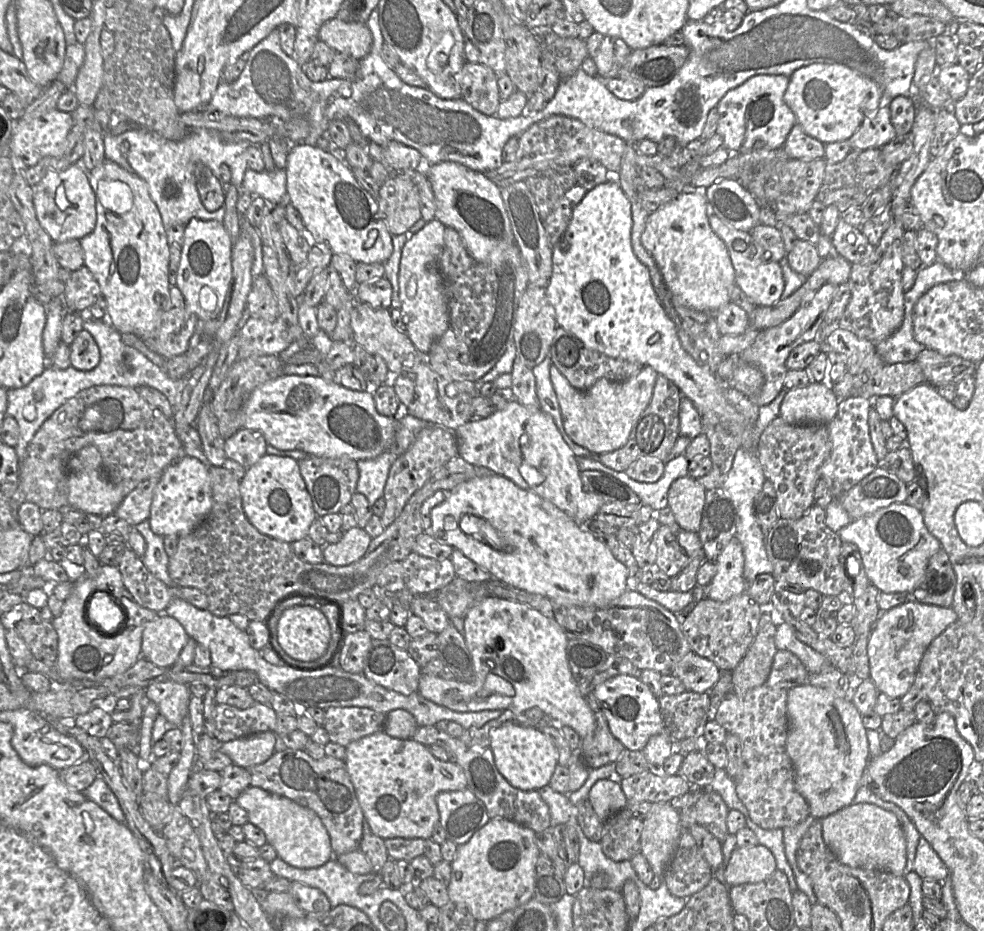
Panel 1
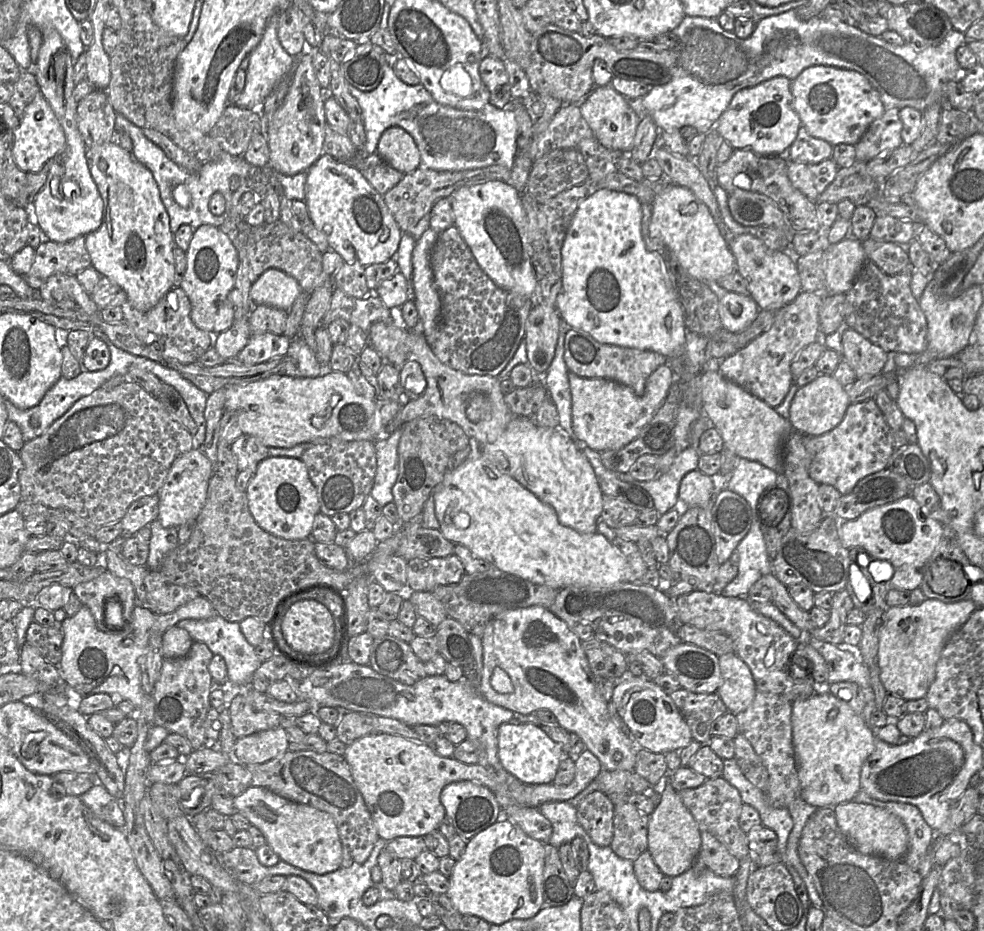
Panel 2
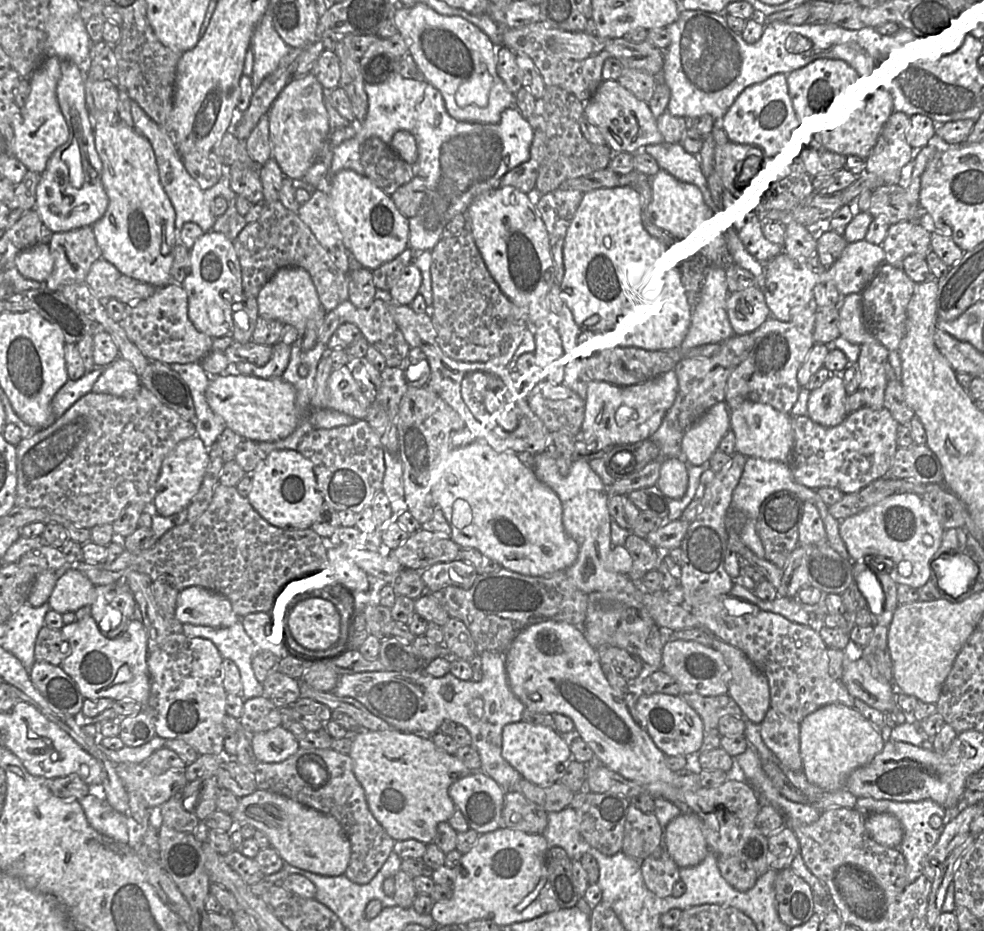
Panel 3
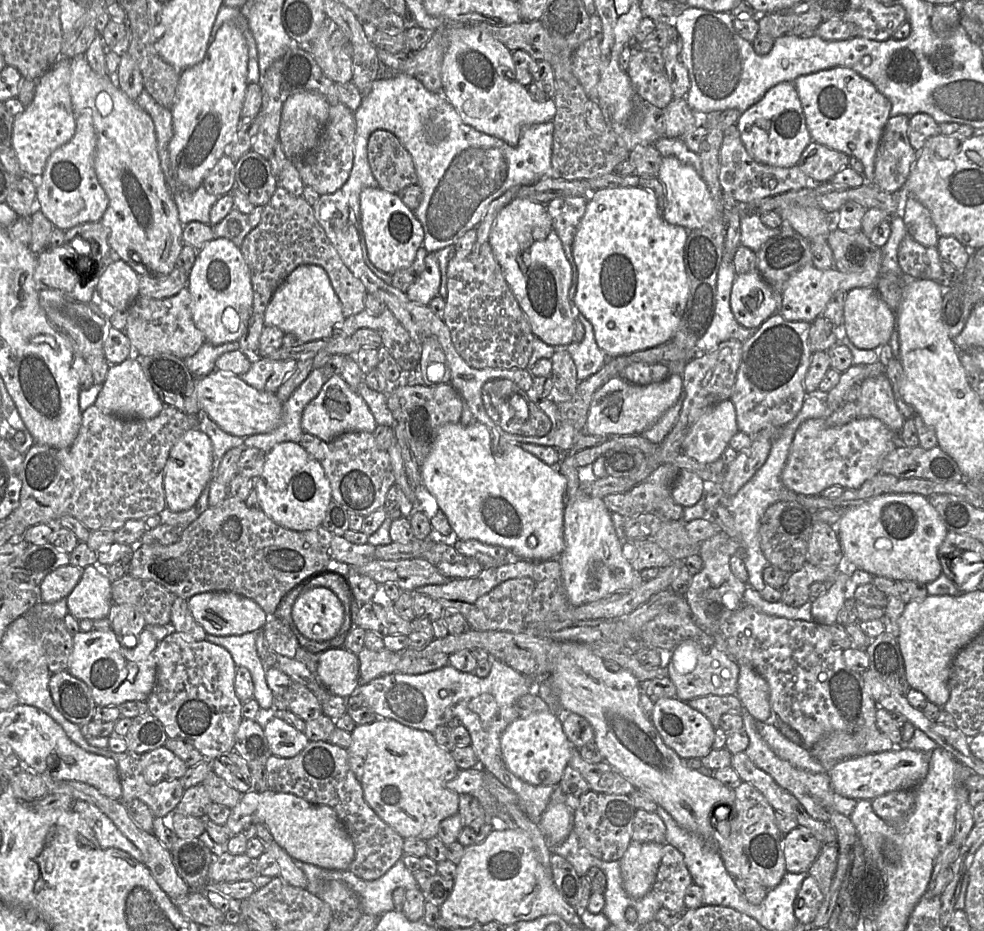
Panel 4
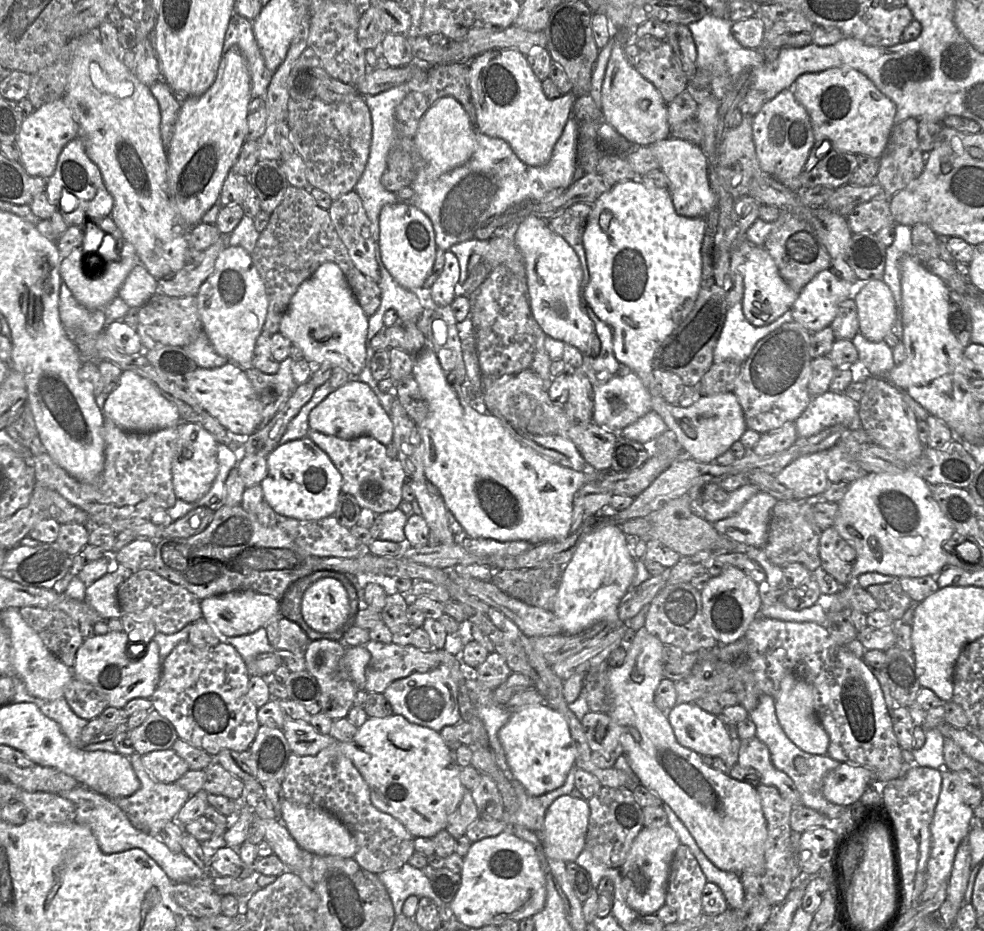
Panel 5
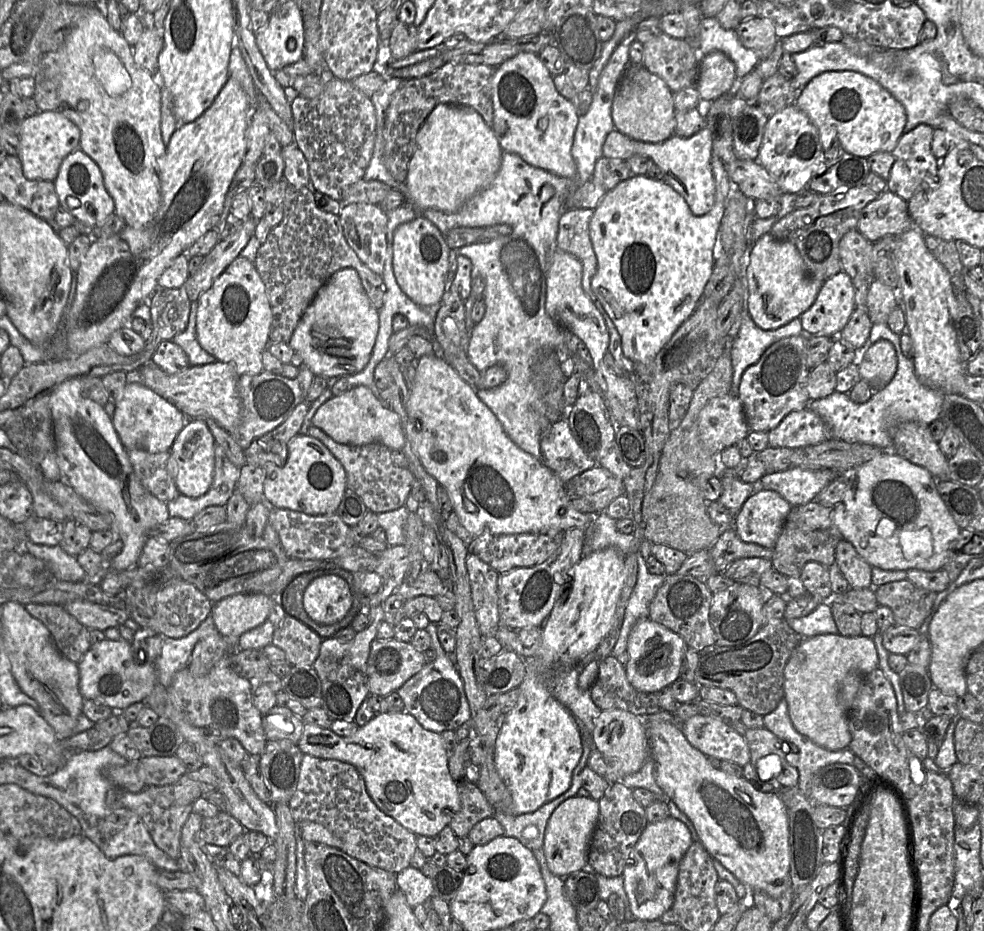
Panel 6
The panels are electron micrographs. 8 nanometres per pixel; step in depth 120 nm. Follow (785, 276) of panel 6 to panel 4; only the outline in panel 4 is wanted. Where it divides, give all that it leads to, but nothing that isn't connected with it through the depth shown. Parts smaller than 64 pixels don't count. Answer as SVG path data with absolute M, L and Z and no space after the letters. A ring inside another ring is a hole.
M758 271L739 274L731 288L730 306L739 324L756 329L777 311L776 294Z

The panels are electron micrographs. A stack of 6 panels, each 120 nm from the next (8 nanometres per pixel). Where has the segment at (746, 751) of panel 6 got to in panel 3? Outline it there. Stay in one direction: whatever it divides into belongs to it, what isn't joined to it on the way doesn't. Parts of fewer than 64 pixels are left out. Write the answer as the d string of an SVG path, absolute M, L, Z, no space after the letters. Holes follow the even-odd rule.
M628 692L626 694L626 702L636 722L649 734L656 746L666 756L681 756L695 759L695 756L700 752L705 736L703 721L698 713L690 707L680 695L672 696L663 693L643 694L634 699L633 694Z

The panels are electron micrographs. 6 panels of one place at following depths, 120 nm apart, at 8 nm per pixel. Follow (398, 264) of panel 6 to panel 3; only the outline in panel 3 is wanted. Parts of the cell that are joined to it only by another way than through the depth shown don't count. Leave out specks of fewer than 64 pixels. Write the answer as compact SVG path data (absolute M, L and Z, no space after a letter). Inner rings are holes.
M350 169L330 175L328 196L345 247L364 268L373 271L409 247L409 219L365 175Z

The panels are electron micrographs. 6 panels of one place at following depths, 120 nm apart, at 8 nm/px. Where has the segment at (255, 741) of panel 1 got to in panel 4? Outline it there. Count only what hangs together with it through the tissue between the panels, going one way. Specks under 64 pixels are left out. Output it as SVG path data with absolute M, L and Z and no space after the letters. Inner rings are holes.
M276 716L267 720L264 733L272 755L282 758L298 755L310 742L304 732L296 730Z

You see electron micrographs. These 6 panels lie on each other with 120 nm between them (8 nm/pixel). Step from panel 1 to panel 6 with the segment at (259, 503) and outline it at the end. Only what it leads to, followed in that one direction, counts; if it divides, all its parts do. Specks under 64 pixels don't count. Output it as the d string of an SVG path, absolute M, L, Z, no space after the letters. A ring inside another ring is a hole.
M298 434L287 444L287 457L282 466L267 462L264 466L263 495L272 507L290 509L312 516L335 514L347 489L346 472L339 460L319 440Z

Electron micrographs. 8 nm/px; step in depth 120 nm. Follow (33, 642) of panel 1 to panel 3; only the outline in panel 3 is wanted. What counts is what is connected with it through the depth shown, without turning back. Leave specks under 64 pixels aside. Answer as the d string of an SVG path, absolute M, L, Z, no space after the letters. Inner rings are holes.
M41 628L35 642L36 661L61 666L68 653L69 644L60 630Z

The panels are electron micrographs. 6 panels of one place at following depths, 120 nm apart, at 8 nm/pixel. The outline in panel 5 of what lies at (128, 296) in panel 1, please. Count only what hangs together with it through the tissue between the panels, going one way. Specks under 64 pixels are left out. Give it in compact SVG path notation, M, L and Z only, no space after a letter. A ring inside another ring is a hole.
M94 32L84 38L74 54L67 79L65 93L63 95L63 100L70 108L74 120L79 126L79 137L84 142L88 157L98 166L105 188L113 197L114 203L110 217L121 231L124 240L134 247L140 260L139 265L142 265L157 281L166 279L167 277L170 277L174 273L181 270L185 266L185 253L189 248L186 238L186 228L178 221L177 212L168 194L168 158L167 151L164 148L160 134L161 114L158 102L153 96L149 86L142 83L136 77L134 71L129 69L115 54L110 53L103 45L99 37L96 35L96 32Z

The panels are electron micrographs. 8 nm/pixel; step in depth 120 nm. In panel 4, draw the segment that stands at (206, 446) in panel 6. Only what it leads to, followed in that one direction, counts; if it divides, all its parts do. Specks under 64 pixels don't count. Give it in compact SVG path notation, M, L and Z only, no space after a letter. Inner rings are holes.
M198 428L186 431L170 450L164 469L166 507L182 512L192 507L212 479L214 453L210 437Z

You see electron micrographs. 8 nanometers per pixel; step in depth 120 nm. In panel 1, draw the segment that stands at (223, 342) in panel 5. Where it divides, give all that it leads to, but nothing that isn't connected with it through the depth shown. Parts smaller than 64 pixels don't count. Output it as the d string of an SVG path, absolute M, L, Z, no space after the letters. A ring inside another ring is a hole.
M192 218L184 231L176 286L186 306L201 320L215 320L220 315L232 280L232 241L224 224L217 220Z

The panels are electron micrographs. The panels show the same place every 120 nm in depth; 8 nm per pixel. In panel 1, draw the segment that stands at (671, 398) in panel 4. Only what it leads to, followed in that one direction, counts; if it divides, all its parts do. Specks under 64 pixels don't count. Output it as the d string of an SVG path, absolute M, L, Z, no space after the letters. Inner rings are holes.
M552 365L550 378L560 405L565 432L573 442L594 454L621 448L626 444L635 422L649 405L658 375L652 367L644 366L629 380L600 378L588 390L579 390Z

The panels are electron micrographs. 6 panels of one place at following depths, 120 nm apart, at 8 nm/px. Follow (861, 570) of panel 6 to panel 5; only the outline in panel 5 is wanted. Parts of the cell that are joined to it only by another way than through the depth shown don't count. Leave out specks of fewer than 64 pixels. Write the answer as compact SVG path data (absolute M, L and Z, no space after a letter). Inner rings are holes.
M834 527L822 531L819 541L821 569L845 586L850 584L855 550Z

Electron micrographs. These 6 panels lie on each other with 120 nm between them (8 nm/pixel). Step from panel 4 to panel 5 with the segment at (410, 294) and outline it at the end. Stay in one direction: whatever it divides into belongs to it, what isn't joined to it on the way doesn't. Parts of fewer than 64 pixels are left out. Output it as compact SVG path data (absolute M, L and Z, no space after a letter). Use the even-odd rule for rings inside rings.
M450 251L444 252L444 265L440 275L430 287L431 297L438 306L450 305L456 297L455 288L459 281L460 265Z

